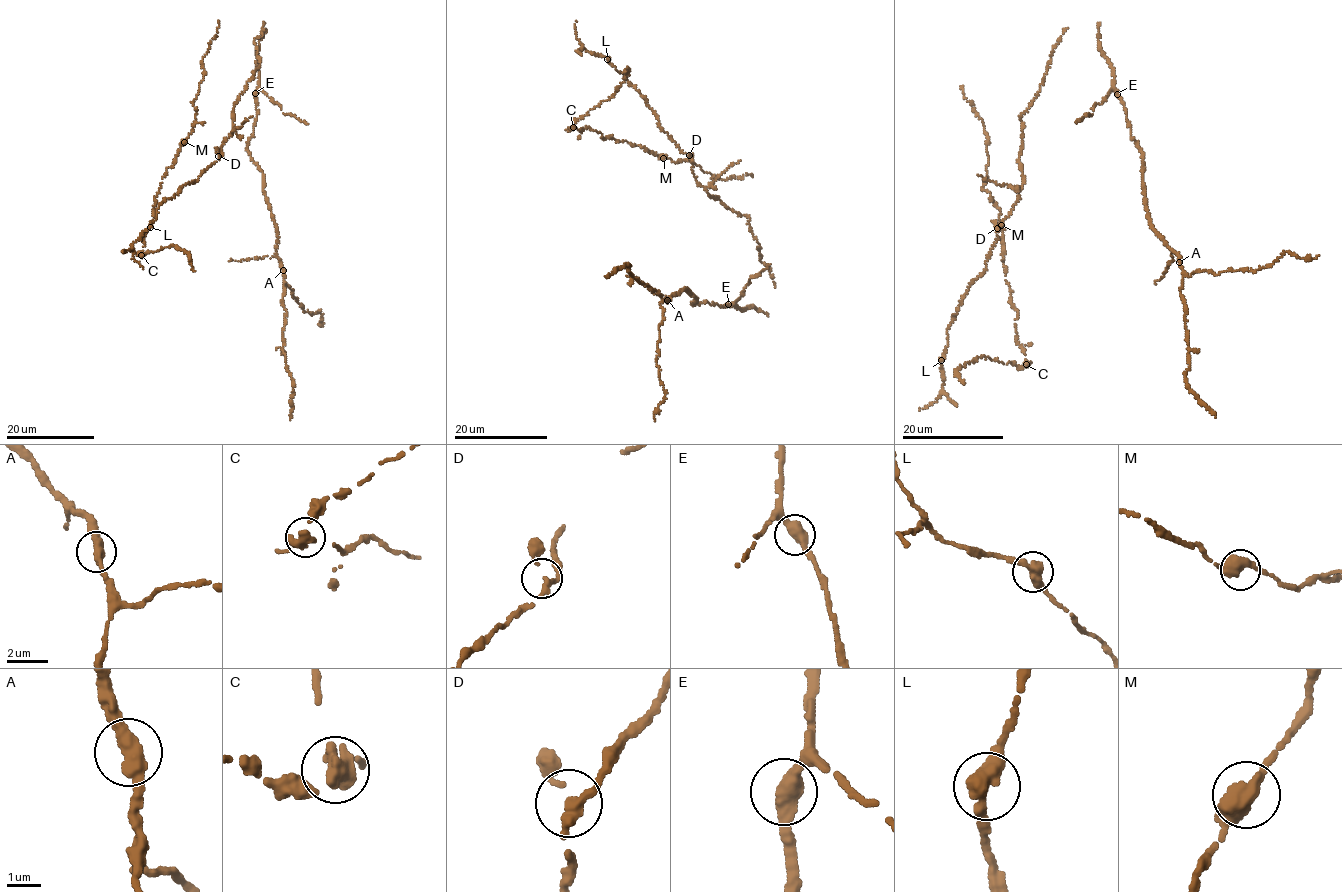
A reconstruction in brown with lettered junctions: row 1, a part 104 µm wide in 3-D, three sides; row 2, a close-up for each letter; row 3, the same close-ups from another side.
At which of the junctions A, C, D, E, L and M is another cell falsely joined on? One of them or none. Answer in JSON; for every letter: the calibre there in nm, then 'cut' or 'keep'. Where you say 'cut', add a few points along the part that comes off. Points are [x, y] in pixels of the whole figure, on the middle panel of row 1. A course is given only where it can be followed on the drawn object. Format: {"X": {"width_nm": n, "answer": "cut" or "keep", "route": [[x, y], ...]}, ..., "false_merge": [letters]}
{"A": {"width_nm": 400, "answer": "keep"}, "C": {"width_nm": 480, "answer": "cut", "route": [[573, 127], [578, 117], [610, 99], [628, 71], [626, 69], [625, 72]]}, "D": {"width_nm": 300, "answer": "keep"}, "E": {"width_nm": 400, "answer": "keep"}, "L": {"width_nm": 440, "answer": "keep"}, "M": {"width_nm": 440, "answer": "keep"}, "false_merge": ["C"]}

